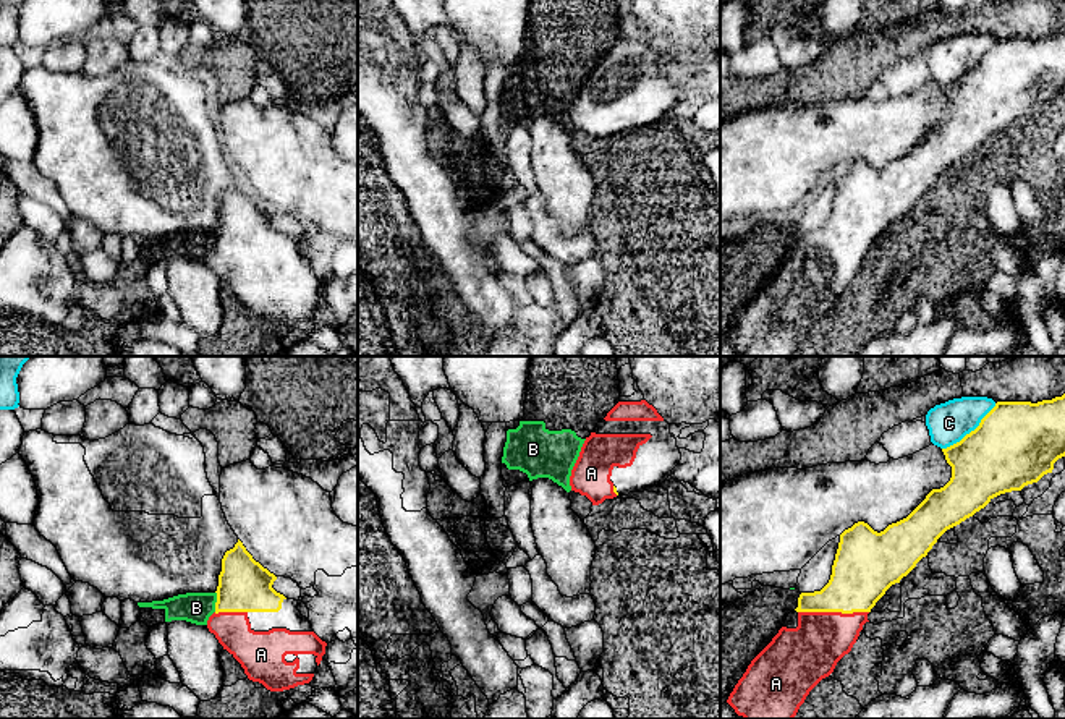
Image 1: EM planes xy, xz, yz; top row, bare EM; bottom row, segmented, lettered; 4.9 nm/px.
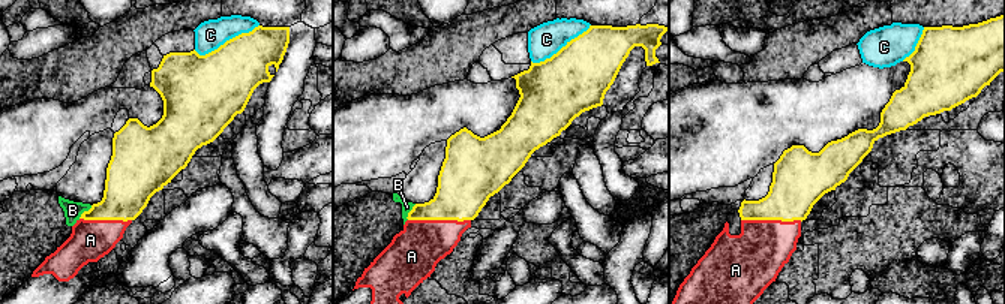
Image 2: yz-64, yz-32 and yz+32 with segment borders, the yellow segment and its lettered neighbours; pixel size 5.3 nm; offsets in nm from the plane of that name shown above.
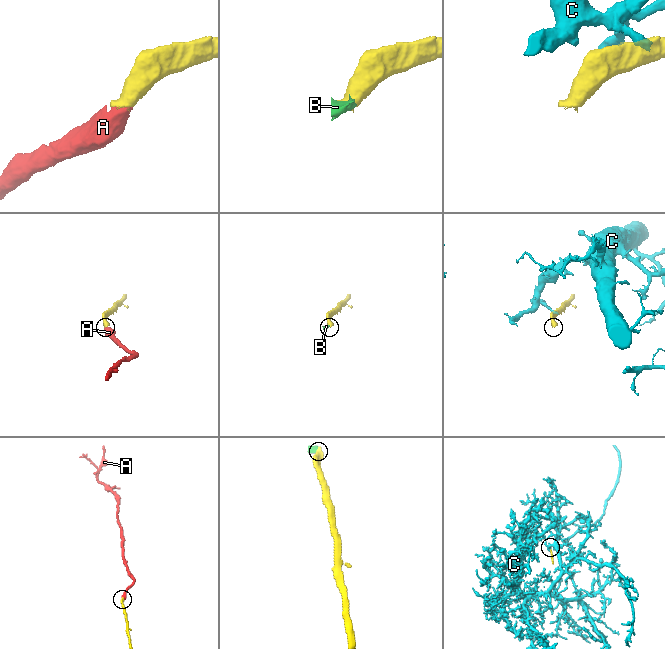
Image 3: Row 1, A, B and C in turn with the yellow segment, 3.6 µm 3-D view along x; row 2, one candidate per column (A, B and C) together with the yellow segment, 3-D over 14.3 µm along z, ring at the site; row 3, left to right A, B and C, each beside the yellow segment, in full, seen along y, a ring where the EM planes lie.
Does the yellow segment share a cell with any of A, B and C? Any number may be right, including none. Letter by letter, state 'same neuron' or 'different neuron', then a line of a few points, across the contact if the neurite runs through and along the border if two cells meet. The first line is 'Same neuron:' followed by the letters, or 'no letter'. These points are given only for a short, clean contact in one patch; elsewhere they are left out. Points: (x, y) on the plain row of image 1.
Same neuron: A
A: same neuron
B: different neuron; line xy (216, 229), (214, 248)
C: different neuron; line yz (996, 41), (973, 67), (942, 86)

